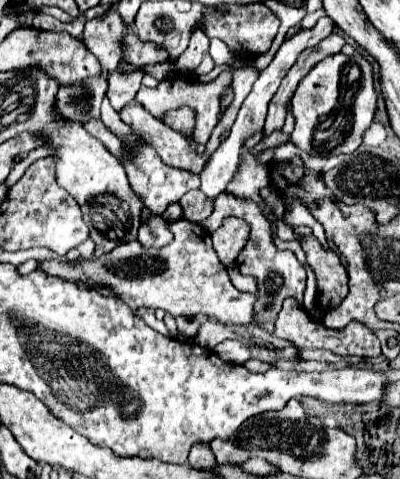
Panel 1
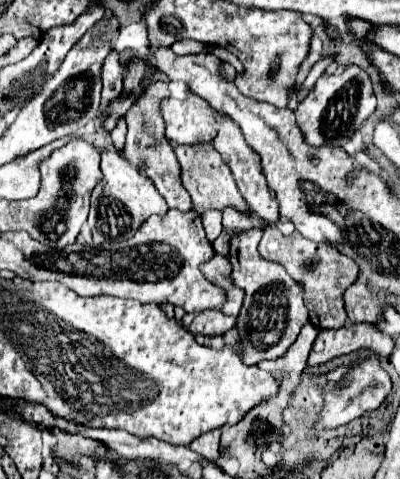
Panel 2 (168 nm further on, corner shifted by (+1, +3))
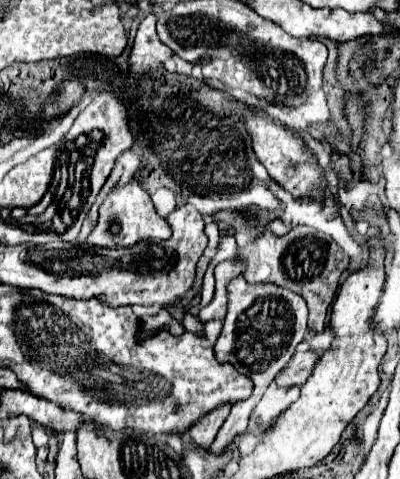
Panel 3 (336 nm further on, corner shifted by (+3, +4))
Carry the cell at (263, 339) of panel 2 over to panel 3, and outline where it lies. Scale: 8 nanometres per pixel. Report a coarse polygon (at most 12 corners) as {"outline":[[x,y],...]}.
{"outline":[[228,285],[216,357],[250,377],[210,445],[222,455],[306,335],[302,297]]}

